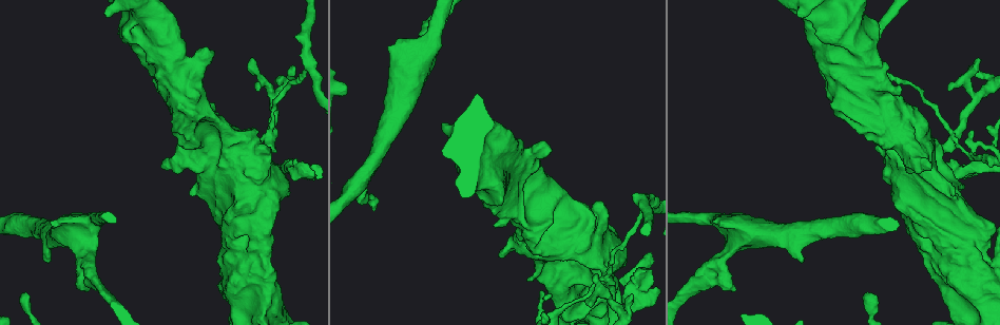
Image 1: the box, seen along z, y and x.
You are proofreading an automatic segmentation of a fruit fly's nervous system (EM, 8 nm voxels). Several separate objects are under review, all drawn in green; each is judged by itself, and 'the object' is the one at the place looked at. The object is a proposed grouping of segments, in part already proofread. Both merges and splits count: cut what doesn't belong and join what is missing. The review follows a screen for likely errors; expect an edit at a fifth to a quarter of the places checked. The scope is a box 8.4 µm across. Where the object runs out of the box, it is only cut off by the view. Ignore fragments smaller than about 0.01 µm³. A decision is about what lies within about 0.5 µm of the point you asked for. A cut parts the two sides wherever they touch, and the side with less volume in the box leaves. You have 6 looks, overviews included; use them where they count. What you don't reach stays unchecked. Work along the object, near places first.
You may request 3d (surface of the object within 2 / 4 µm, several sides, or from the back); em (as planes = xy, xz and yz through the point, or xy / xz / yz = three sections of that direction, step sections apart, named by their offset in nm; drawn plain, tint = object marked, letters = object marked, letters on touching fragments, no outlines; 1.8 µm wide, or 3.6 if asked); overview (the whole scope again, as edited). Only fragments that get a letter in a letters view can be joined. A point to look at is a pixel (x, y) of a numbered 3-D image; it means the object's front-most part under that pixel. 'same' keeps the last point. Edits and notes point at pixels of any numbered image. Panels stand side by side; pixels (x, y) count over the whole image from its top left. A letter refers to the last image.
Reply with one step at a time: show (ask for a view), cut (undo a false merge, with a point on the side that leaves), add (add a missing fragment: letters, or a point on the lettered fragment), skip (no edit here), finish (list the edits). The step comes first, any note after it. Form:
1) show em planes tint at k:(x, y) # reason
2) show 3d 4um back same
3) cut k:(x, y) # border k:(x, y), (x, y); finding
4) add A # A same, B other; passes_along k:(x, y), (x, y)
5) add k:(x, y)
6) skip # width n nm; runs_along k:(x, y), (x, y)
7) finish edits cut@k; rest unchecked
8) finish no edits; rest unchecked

show em 3.6um planes plain at 1:(398, 40) # an open end

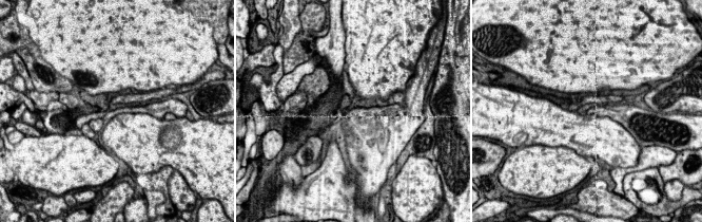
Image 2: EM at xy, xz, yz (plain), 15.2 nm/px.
show em 3.6um planes tint same

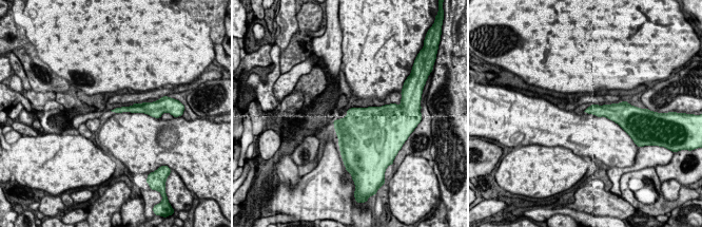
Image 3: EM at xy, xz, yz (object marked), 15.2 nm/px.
show em 3.6um planes letters same # what lies round it

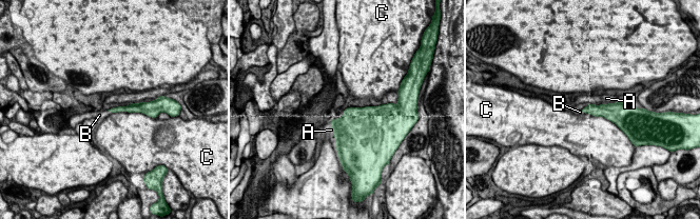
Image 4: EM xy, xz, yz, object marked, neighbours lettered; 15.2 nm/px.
add B # A other, B same, C other; it goes on there

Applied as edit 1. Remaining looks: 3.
show overview

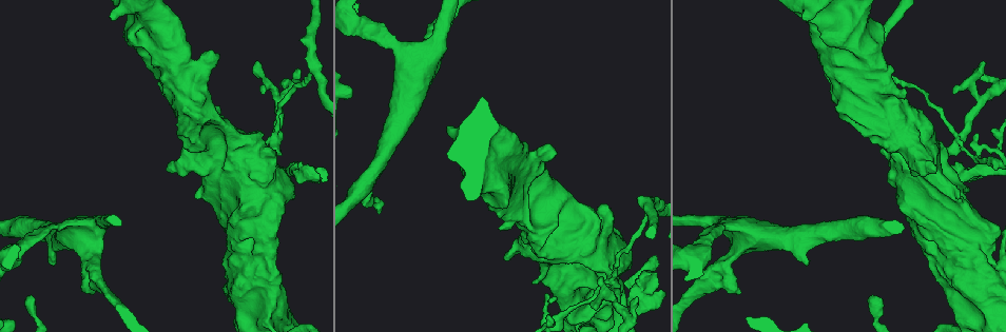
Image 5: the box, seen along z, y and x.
show em yz step 16 letters at 5:(254, 63) # thin end

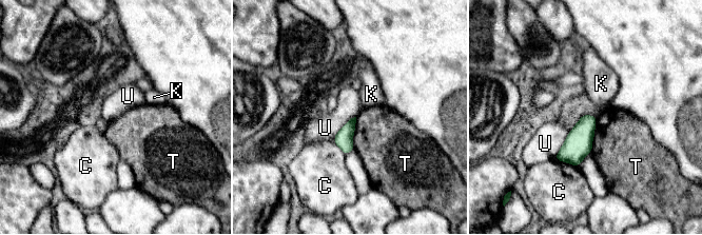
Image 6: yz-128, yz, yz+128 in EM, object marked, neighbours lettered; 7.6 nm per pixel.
skip # C other, K other, T other, U other; border 6:(570, 130), (561, 149), (553, 157); no lettered fragment goes on from it

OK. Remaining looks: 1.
show em yz step 16 letters at 5:(275, 138) # calibre changes

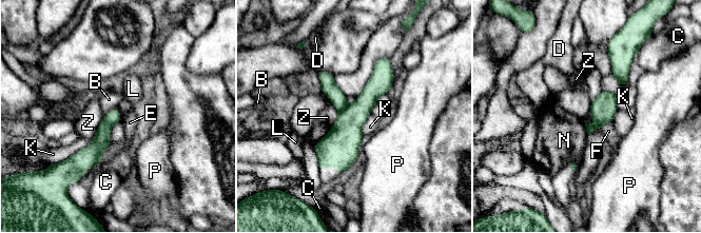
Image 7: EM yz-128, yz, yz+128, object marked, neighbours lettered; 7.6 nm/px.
cut 7:(338, 99) # B other, C other, D other, E other, F other, K other, L other, N other, P other, Z other; part_leaving 7:(319, 73), (339, 100), (341, 108); a second neuron is stuck on

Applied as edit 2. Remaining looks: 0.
finish edits add@4, cut@7; rest unchecked

